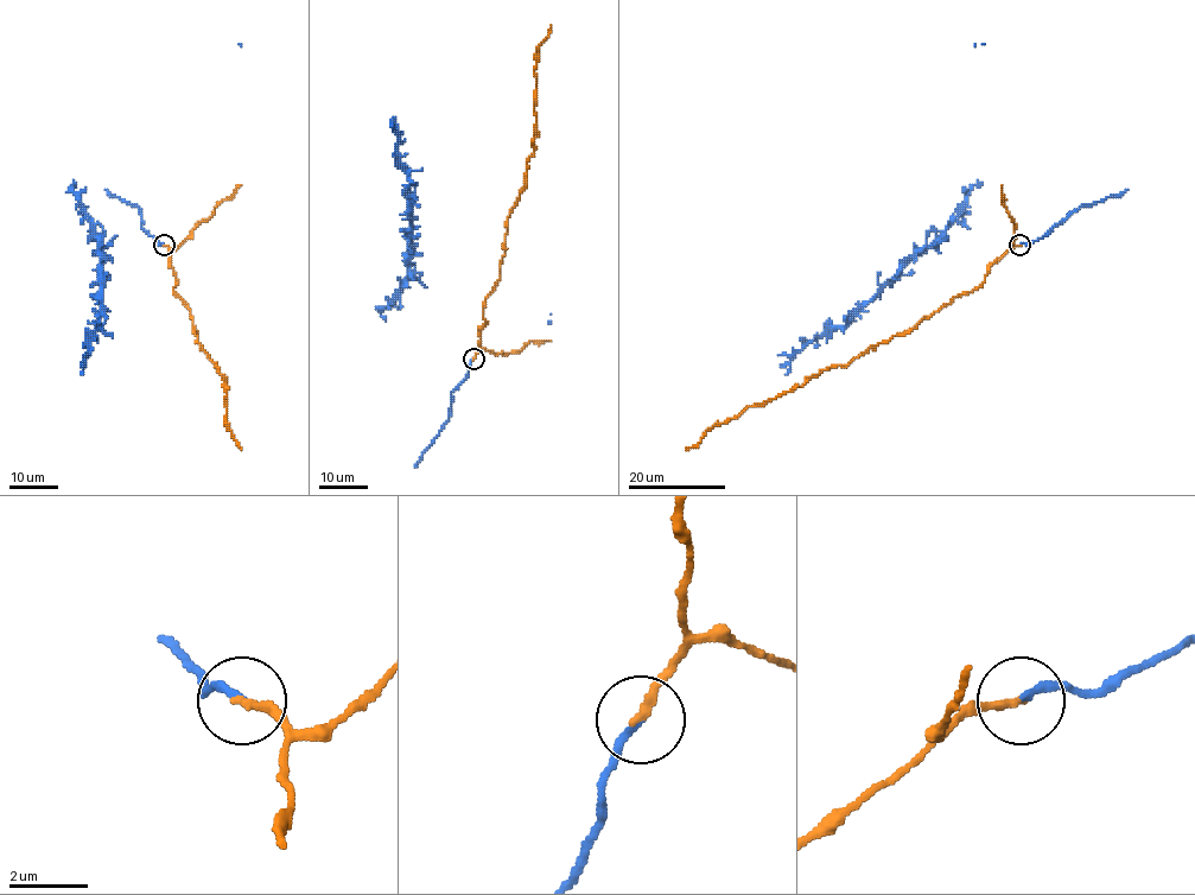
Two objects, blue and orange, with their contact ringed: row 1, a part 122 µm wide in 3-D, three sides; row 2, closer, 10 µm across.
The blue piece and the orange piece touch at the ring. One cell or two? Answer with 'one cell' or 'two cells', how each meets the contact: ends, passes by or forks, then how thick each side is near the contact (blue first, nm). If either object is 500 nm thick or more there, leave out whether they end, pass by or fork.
one cell | blue ends | orange ends | 190/220 nm

